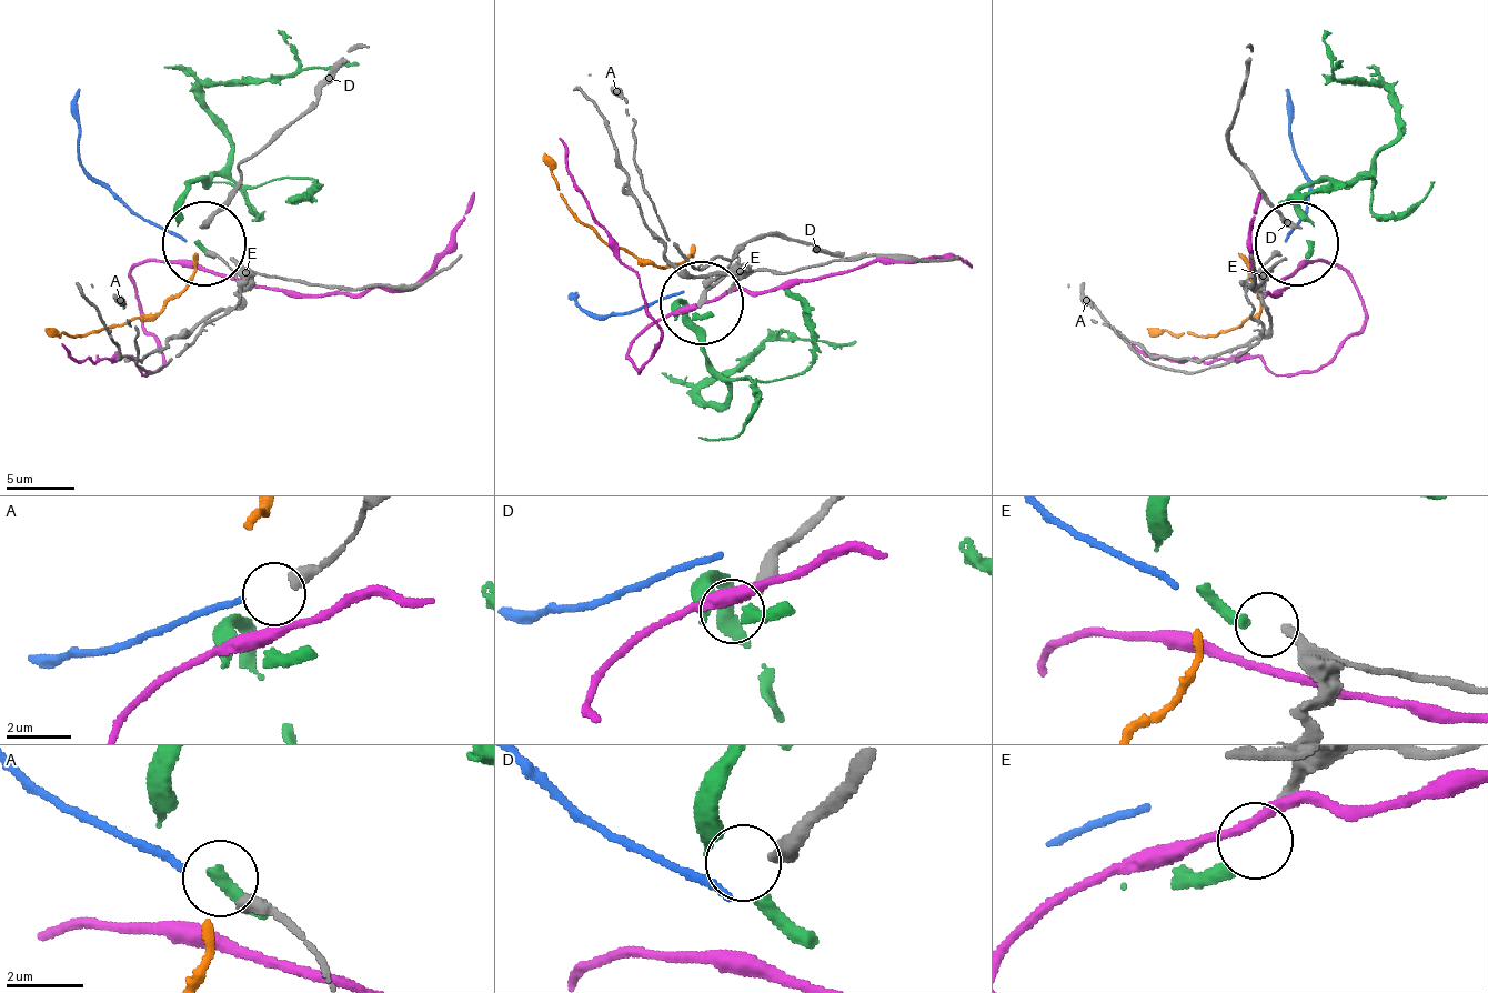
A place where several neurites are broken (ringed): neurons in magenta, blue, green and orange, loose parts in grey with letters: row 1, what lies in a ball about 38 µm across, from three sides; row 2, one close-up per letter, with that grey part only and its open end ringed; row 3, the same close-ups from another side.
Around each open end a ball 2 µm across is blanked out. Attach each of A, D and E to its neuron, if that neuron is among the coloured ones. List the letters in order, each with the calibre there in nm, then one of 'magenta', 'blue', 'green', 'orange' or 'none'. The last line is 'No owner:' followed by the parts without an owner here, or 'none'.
A: 400 nm thick; blue
D: 380 nm thick; none
E: 240 nm thick; green
No owner: D

